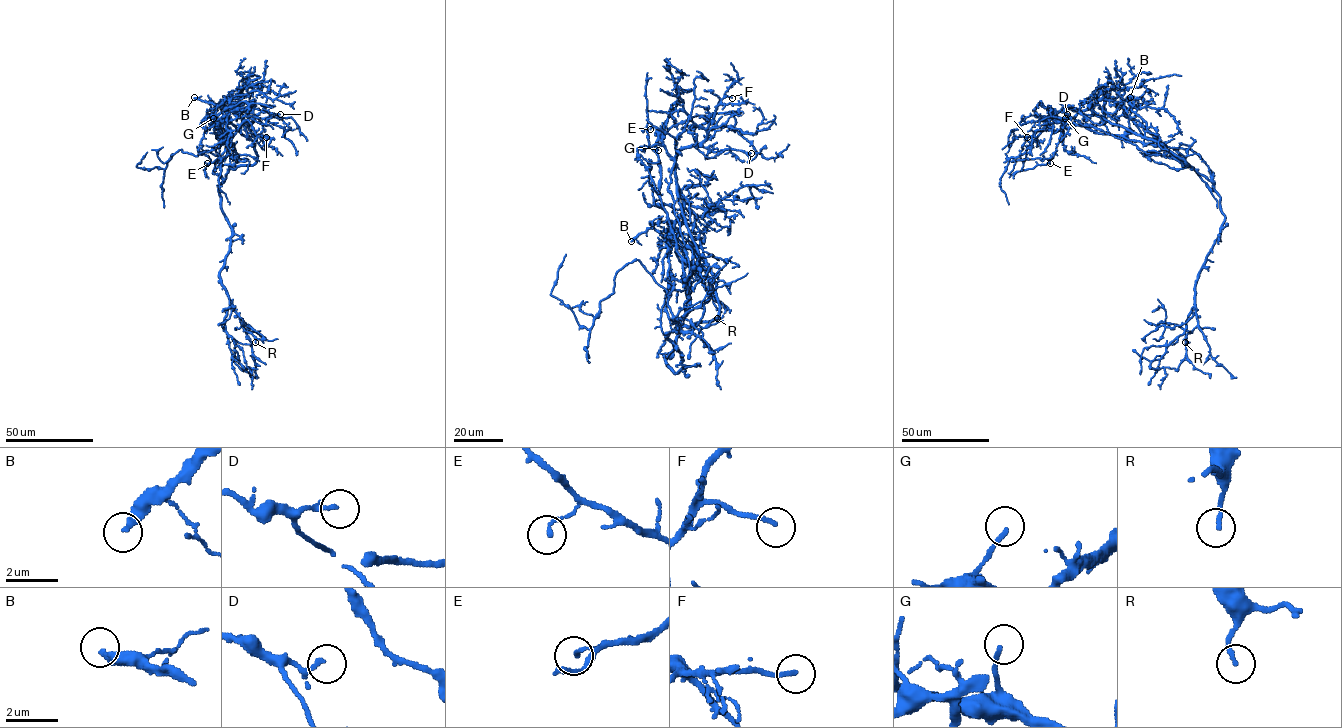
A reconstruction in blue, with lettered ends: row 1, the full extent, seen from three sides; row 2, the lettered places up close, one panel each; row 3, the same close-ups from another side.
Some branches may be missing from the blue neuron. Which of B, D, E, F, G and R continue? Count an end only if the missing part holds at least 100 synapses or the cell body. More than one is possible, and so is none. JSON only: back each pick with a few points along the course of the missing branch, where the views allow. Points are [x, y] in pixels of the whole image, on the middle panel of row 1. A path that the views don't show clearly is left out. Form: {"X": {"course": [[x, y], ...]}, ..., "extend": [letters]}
{"B": {"course": [[631, 241], [612, 242], [602, 237], [591, 241], [560, 238], [538, 230], [518, 213], [512, 214]]}, "extend": ["B"]}

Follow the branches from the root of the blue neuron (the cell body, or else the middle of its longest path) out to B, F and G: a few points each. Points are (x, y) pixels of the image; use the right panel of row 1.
B: (1188, 165), (1163, 145), (1148, 139), (1145, 136), (1146, 123), (1134, 112), (1121, 103), (1115, 106), (1130, 97)
F: (1188, 165), (1157, 142), (1112, 124), (1089, 109), (1059, 110), (1042, 128), (1027, 137)
G: (1188, 165), (1191, 169), (1177, 161), (1166, 148), (1098, 133), (1069, 124), (1065, 118)

